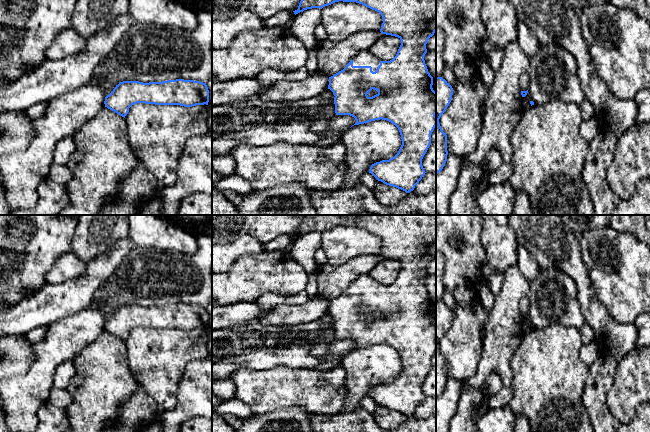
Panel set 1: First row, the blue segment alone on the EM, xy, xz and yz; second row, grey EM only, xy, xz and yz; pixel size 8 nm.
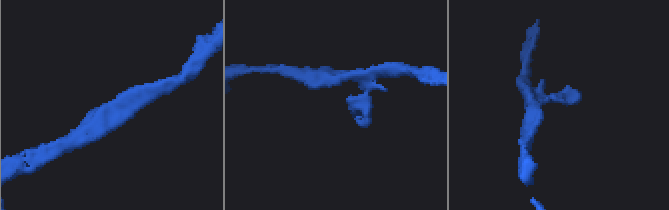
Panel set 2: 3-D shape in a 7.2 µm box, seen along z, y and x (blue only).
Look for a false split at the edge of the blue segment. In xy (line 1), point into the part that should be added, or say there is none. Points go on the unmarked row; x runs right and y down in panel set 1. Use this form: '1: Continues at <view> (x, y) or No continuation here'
1: No continuation here

